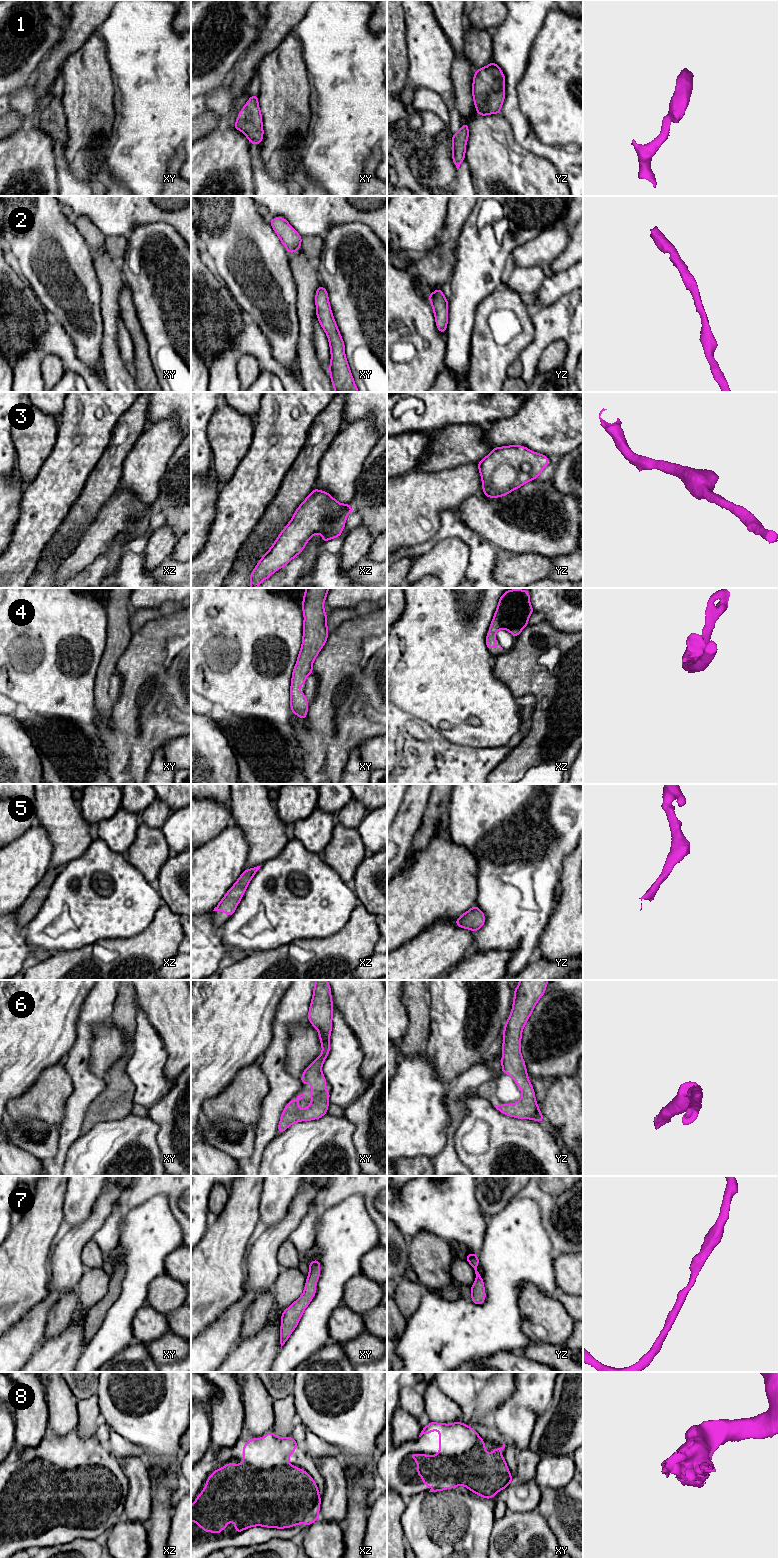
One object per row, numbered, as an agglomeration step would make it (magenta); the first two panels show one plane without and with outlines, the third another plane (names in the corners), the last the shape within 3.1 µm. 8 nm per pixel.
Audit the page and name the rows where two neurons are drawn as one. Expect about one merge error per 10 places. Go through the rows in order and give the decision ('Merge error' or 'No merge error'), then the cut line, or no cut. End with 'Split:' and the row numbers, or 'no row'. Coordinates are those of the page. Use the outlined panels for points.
1: No merge error. No split
2: No merge error. No split
3: No merge error. No split
4: No merge error. No split
5: No merge error. No split
6: No merge error. No split
7: No merge error. No split
8: No merge error. No split
Split: no row

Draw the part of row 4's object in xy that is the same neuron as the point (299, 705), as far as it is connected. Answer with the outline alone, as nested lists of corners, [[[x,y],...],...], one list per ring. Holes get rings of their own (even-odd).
[[[306,588],[303,596],[302,611],[304,614],[302,647],[292,672],[290,687],[290,706],[292,713],[302,720],[307,717],[309,702],[298,686],[305,686],[306,677],[313,673],[312,665],[328,638],[324,611],[329,588]]]

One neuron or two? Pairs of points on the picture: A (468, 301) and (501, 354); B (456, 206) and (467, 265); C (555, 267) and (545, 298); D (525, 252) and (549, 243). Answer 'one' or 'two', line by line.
A: two
B: two
C: two
D: one

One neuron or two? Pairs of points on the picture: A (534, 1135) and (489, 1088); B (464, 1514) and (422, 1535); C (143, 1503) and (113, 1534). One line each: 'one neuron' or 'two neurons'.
A: two neurons
B: one neuron
C: two neurons

